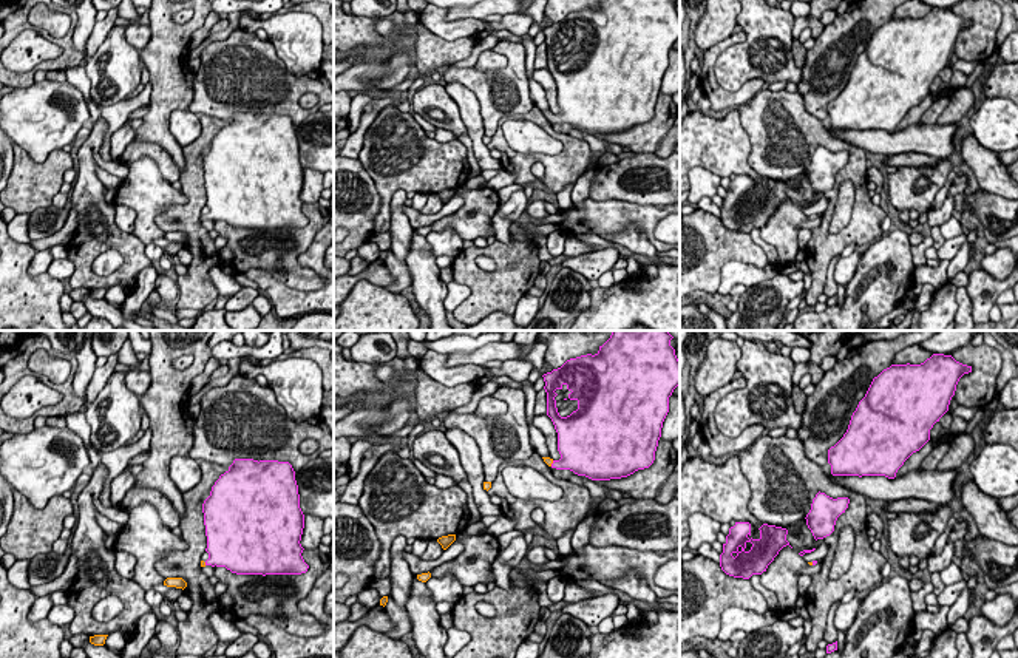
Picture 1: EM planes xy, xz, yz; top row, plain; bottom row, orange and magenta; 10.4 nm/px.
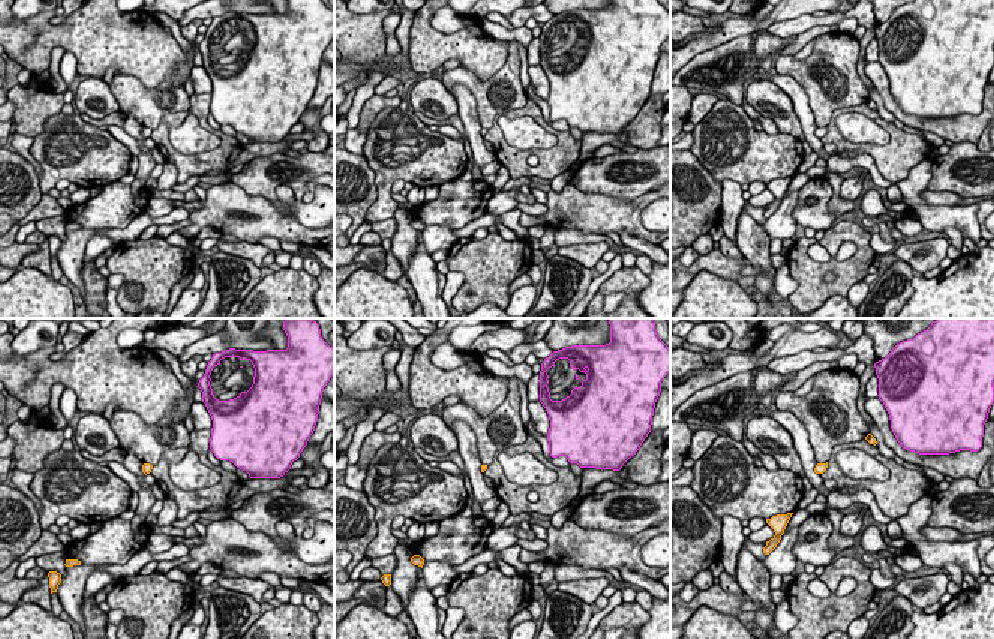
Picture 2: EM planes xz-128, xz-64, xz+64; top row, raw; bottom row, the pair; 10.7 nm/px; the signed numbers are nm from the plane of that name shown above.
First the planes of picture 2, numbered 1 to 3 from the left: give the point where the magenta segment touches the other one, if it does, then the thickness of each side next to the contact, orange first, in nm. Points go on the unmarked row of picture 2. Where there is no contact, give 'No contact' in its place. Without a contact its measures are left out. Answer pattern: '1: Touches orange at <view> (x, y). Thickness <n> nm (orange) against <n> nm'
1: No contact
2: No contact
3: No contact

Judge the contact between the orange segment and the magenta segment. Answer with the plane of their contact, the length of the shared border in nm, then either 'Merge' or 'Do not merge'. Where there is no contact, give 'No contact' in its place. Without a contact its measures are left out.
Touches orange in xz. Shared border 70 nm. Merge

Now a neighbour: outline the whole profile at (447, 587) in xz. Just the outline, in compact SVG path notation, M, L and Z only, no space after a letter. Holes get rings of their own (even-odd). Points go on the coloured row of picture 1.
M451 573L442 578L429 578L426 581L426 588L431 592L434 604L440 601L456 604L463 595L463 585Z

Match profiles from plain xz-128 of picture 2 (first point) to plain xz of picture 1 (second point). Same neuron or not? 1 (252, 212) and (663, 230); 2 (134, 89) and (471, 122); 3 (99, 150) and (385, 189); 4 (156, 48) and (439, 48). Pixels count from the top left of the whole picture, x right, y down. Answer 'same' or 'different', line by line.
1: different
2: different
3: same
4: same

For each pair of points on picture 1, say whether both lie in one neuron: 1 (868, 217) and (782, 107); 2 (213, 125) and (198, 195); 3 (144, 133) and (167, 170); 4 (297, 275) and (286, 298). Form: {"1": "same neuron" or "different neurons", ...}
{"1": "same neuron", "2": "same neuron", "3": "different neurons", "4": "different neurons"}

